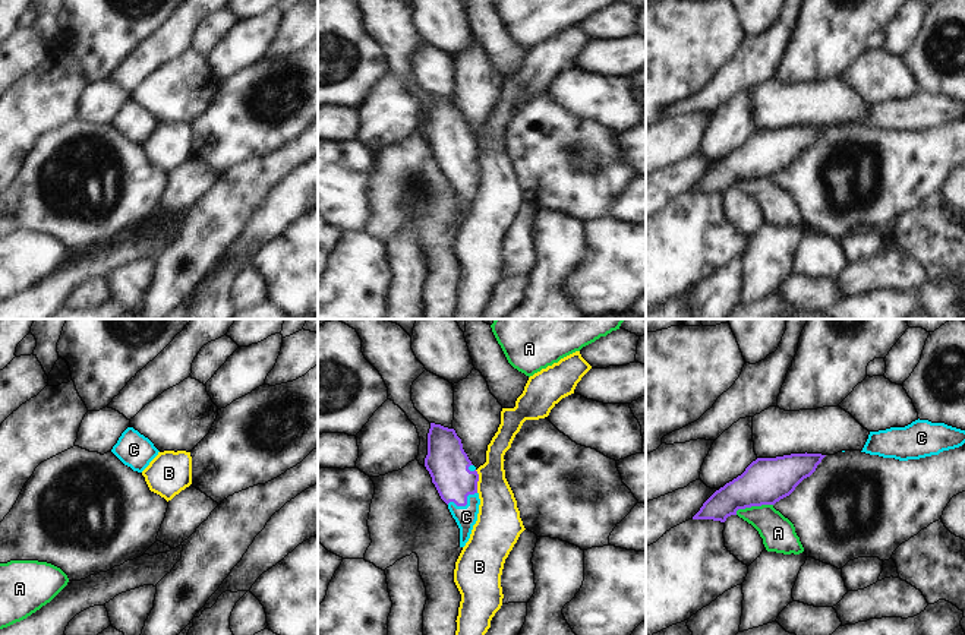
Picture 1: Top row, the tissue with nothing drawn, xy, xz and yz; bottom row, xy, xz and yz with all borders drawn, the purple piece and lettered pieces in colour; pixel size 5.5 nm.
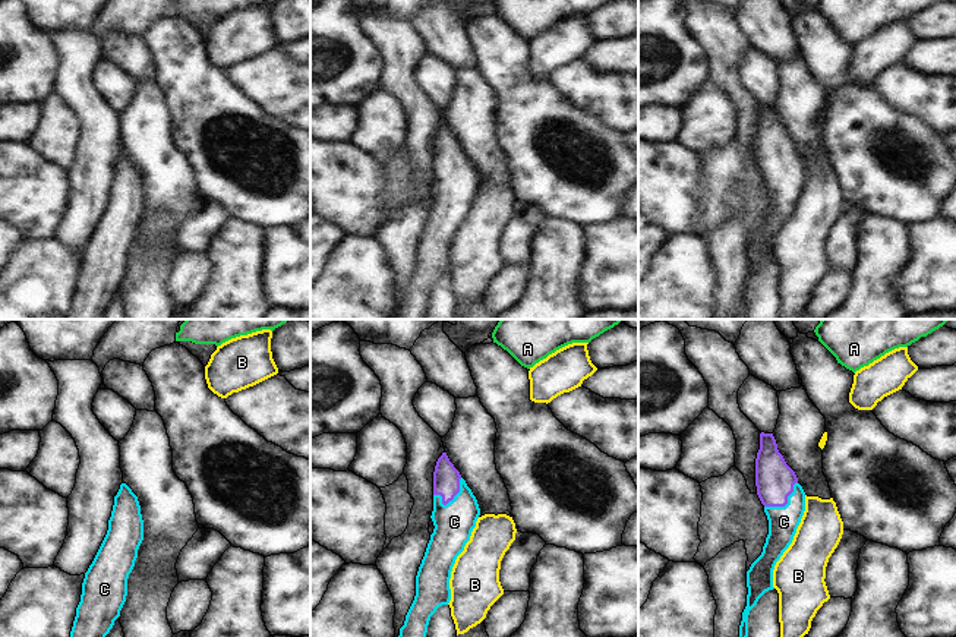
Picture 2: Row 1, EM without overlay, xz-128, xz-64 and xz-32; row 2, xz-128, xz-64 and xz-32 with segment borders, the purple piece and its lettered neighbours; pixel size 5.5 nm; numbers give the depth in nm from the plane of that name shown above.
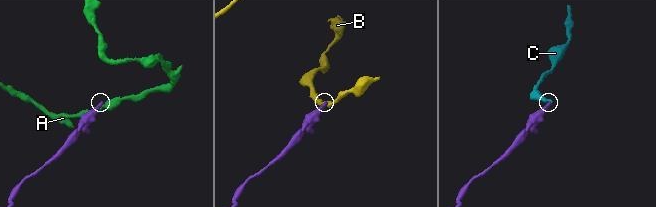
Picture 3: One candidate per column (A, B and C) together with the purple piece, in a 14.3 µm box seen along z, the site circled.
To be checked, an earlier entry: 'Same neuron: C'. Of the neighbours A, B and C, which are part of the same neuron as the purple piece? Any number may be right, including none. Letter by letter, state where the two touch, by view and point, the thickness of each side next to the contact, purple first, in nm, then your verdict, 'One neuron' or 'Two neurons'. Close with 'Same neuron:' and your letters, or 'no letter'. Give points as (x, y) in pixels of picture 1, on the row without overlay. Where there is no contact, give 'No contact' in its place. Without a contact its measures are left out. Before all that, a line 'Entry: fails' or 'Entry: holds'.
Entry: holds
A: Touches purple at yz (753, 177). Thickness 260 nm (purple) against 190 nm. Two neurons
B: Touches purple at xz (478, 152). Thickness 220 nm (purple) against 240 nm. Two neurons
C: Touches purple at xz (464, 177). Thickness 220 nm (purple) against 120 nm. One neuron
Same neuron: C.

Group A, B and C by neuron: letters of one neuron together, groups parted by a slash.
A / B / C

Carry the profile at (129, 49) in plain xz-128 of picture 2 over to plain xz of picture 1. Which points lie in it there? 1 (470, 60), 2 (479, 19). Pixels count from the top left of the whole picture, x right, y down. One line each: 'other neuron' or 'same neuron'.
1: other neuron
2: other neuron

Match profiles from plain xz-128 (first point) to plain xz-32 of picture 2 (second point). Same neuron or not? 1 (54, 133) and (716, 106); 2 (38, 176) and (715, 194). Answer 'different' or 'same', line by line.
1: same
2: different

